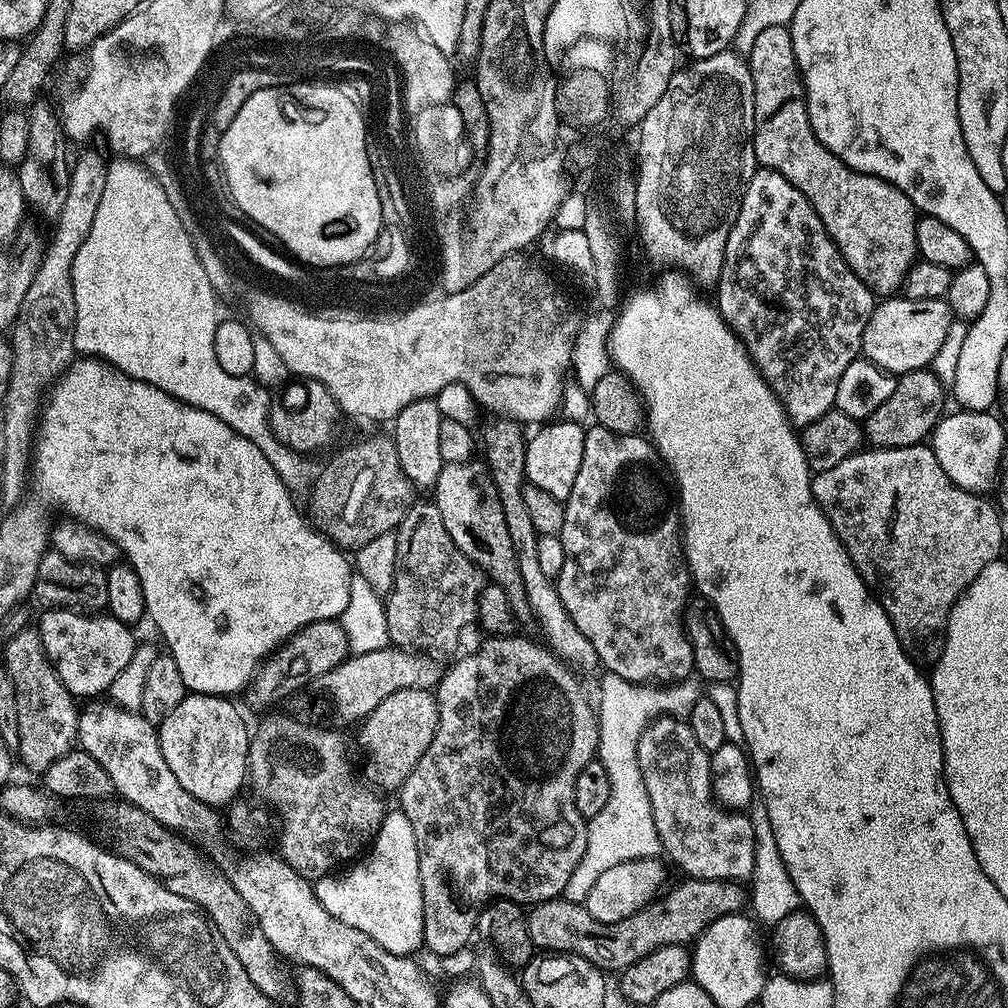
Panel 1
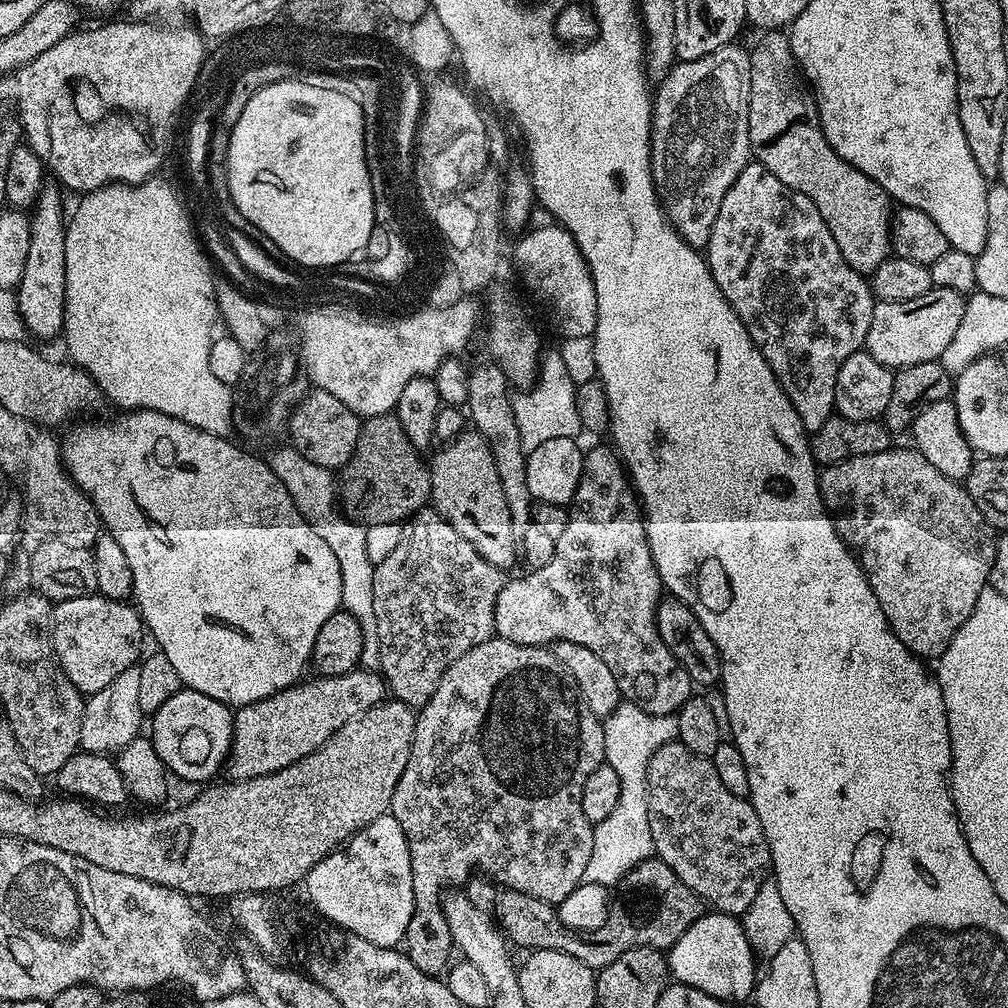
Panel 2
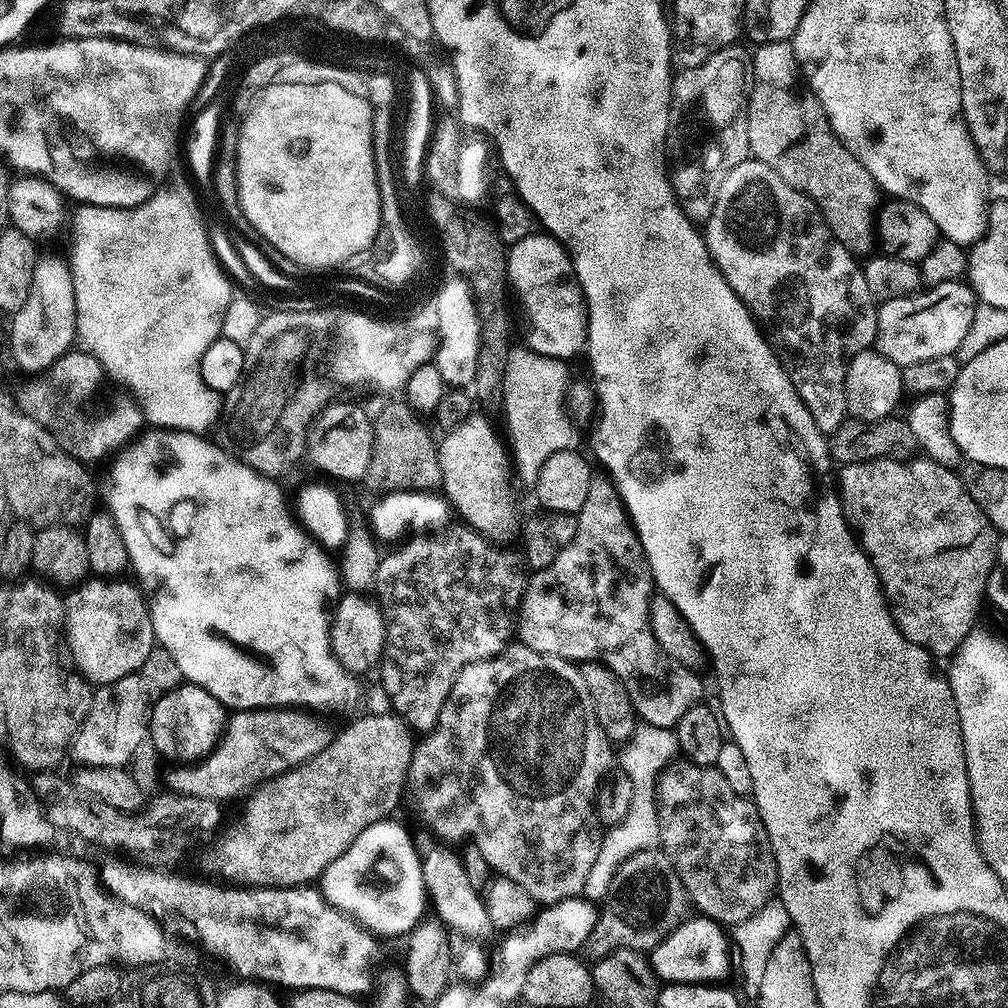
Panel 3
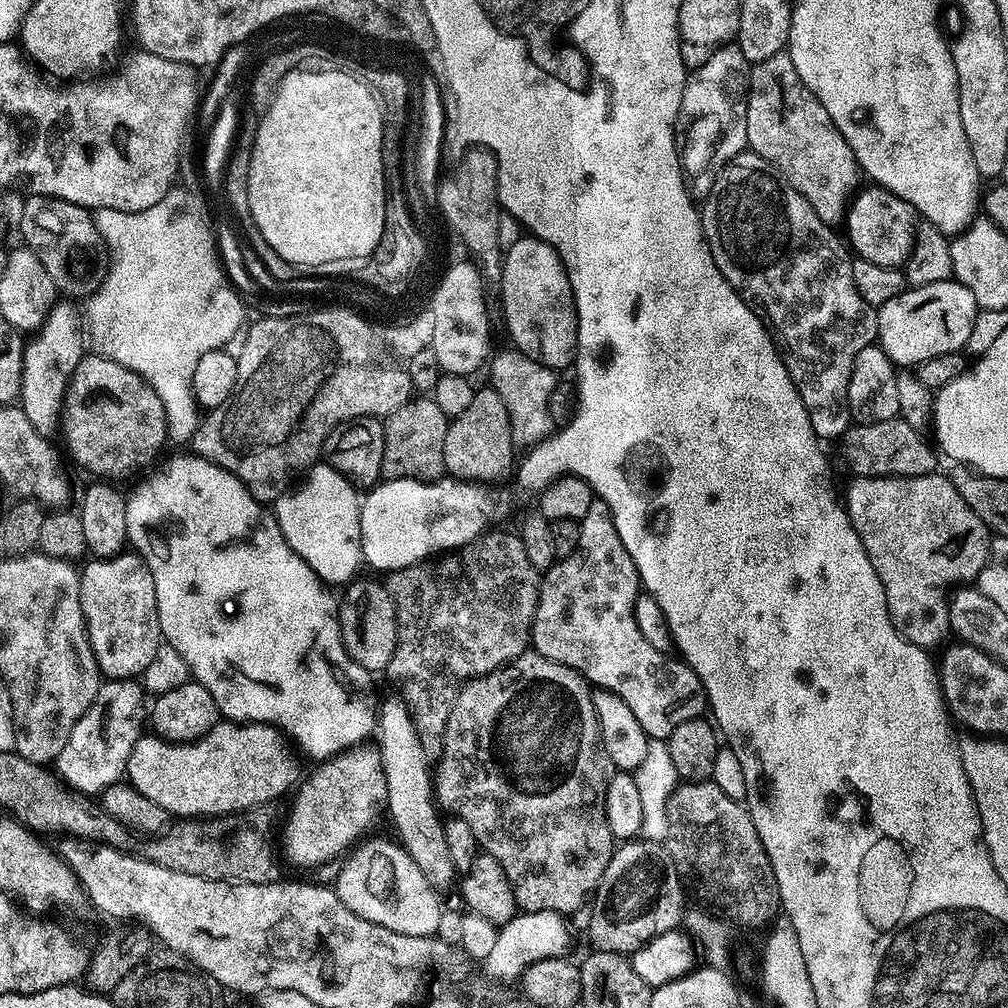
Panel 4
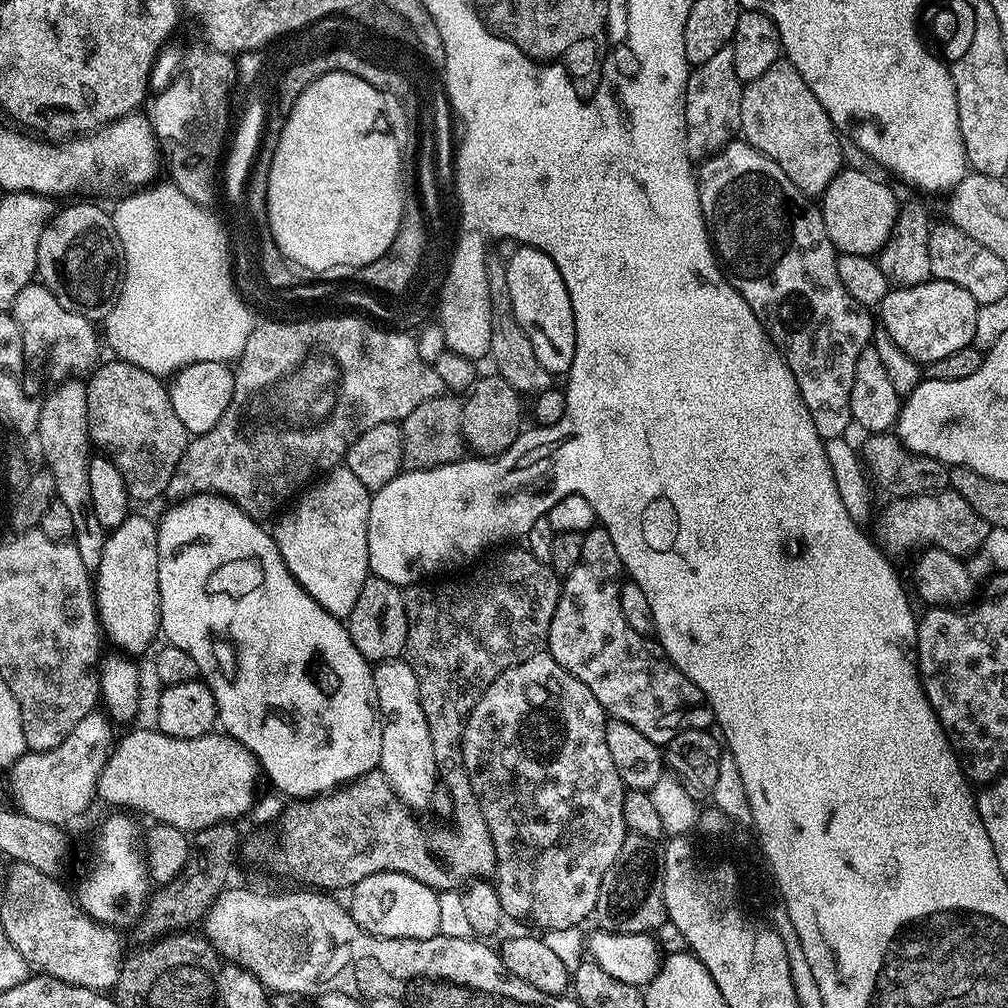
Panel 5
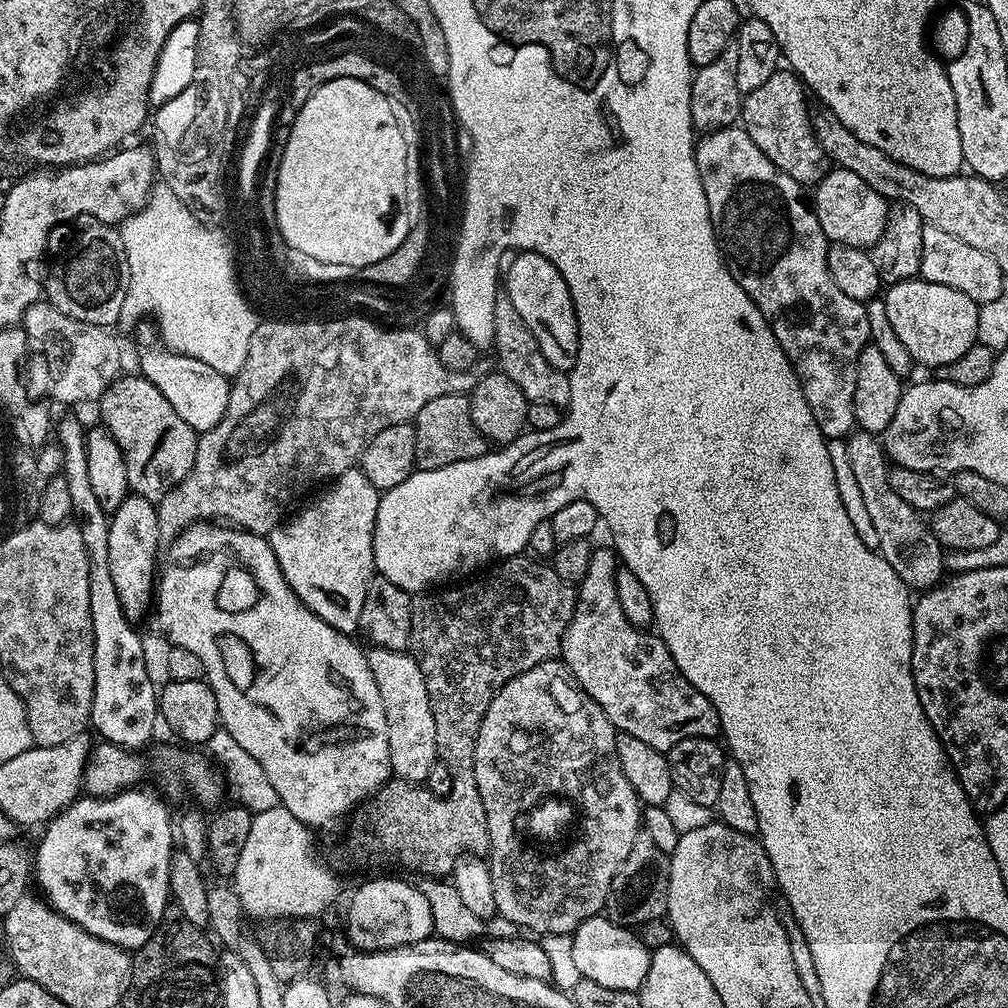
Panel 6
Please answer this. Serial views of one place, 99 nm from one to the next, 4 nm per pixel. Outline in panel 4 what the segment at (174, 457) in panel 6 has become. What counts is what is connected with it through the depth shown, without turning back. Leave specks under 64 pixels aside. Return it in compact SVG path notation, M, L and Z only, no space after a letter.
M85 354L74 370L64 400L62 434L63 432L73 458L86 471L93 472L96 475L93 477L108 482L121 482L120 480L128 480L136 475L139 477L143 468L151 469L151 464L159 458L164 443L167 445L170 440L162 398L158 398L158 394L154 394L152 387L134 370L99 354Z

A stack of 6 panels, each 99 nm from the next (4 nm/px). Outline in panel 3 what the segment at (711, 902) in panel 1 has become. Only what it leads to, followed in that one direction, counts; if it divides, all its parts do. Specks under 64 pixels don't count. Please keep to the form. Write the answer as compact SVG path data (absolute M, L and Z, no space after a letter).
M659 847L638 850L624 859L610 878L606 894L598 904L586 952L592 958L609 956L619 948L647 953L657 948L689 916L688 895L668 855Z

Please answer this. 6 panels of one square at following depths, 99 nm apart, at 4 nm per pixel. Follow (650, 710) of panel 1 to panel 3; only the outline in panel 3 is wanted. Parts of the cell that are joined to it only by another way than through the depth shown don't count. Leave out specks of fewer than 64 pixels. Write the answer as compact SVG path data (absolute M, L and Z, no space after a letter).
M641 723L622 751L624 753L621 756L619 753L618 764L630 778L633 787L633 802L620 824L609 827L603 833L598 858L594 858L590 878L586 878L586 886L583 890L583 895L593 902L603 900L610 878L624 859L638 850L654 848L660 843L660 813L656 803L656 783L660 781L664 769L677 759L675 731L671 728Z

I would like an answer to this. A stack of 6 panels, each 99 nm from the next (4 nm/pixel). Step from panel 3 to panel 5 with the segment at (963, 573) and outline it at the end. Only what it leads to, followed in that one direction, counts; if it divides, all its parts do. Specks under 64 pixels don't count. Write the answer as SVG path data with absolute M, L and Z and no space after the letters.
M927 492L921 496L902 496L889 501L876 524L877 533L875 532L878 540L880 535L879 543L889 553L908 552L911 548L924 550L929 547L941 548L955 556L968 558L979 550L982 542L986 542L990 526L977 514L974 506L970 506L970 502L966 502L966 498L957 492Z

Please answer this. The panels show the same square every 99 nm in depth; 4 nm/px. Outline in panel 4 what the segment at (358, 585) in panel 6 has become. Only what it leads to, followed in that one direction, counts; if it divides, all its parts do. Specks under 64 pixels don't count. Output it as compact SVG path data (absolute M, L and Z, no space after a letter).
M327 462L313 464L303 483L285 492L274 502L274 515L278 526L290 550L294 550L294 554L298 554L302 562L306 562L306 566L318 579L329 586L347 585L359 573L356 571L362 568L361 493L352 481L347 480L337 468Z

